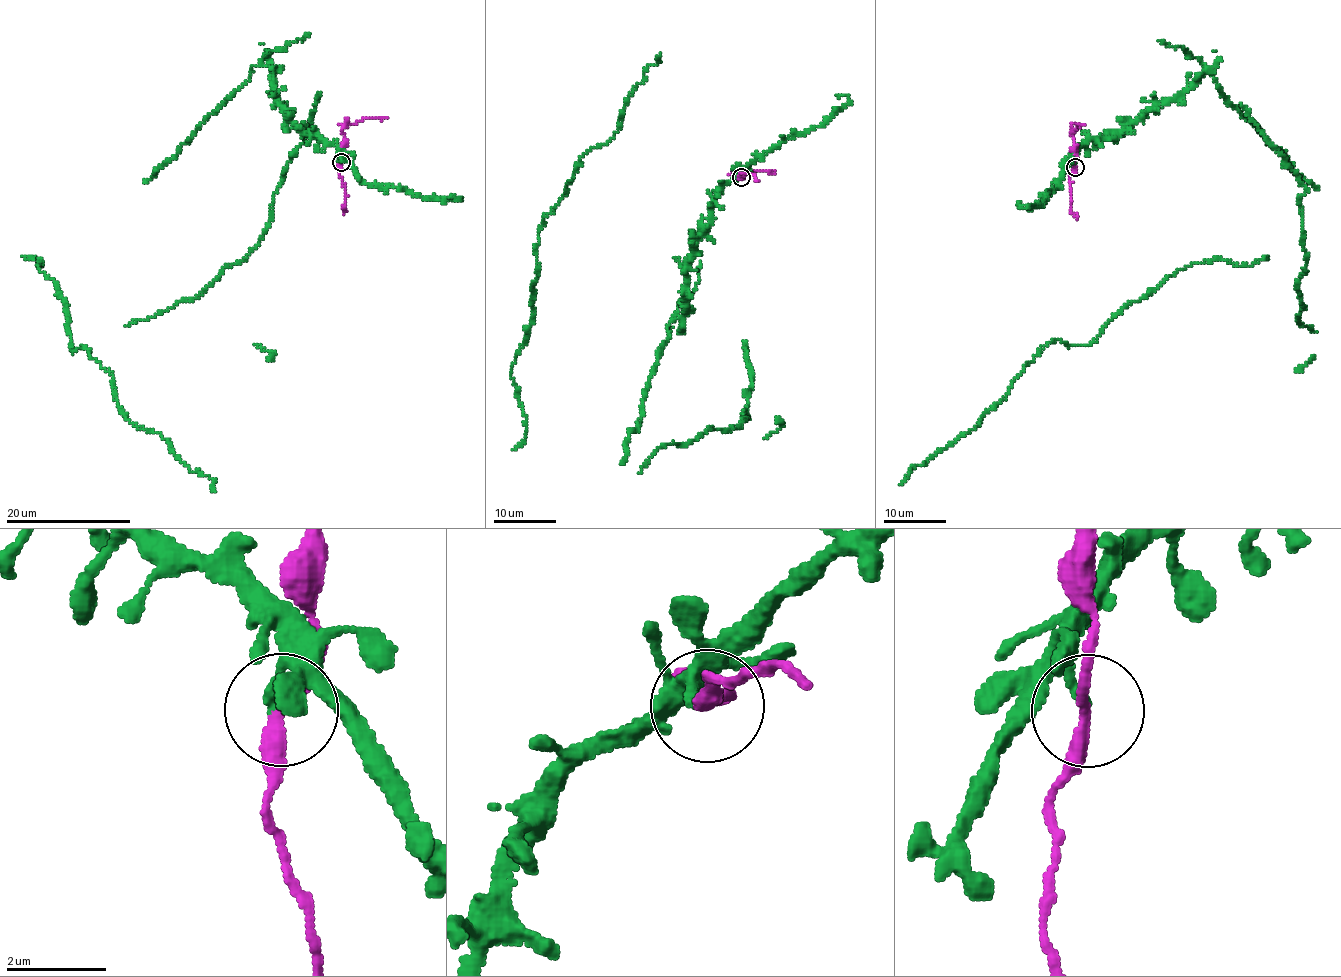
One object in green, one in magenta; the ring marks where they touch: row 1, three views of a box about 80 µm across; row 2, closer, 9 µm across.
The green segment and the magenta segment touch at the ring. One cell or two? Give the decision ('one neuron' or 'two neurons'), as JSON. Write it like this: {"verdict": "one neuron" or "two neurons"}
{"verdict": "two neurons"}

